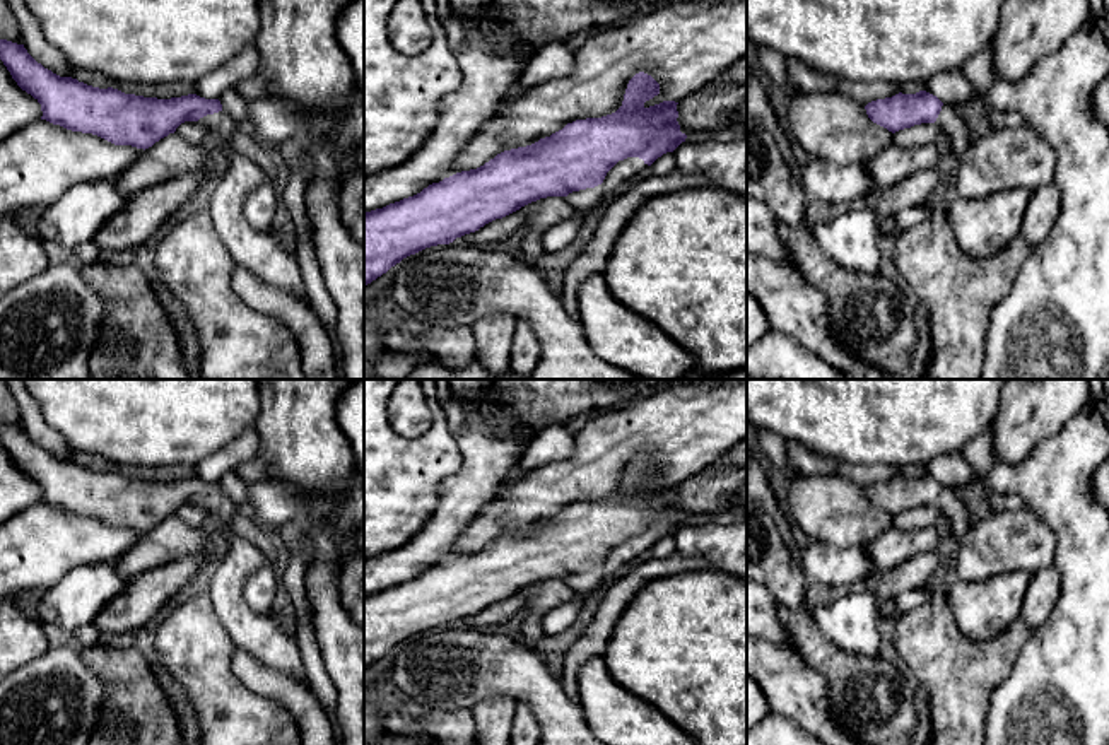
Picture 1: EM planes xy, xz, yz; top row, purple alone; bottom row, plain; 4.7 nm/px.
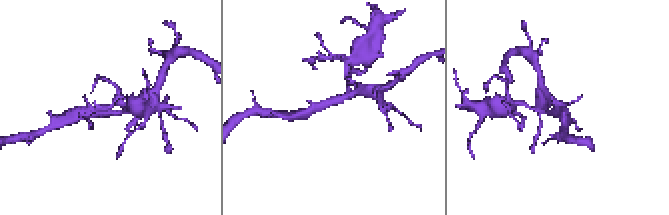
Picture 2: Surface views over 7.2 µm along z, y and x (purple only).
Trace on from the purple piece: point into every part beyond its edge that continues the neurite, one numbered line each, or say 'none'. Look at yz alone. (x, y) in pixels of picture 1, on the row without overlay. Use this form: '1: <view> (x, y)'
1: yz (949, 503)

